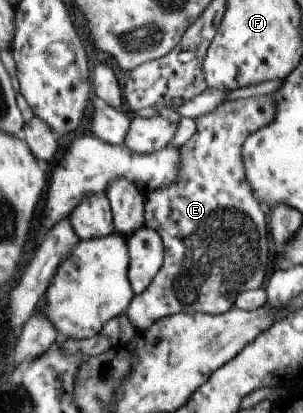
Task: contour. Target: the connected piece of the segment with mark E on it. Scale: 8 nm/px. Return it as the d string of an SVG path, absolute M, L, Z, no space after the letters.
M255 95L244 99L229 100L219 104L213 112L195 118L195 120L193 120L193 122L195 122L195 132L193 132L193 136L191 136L185 144L181 144L181 146L177 147L177 152L179 152L179 172L177 172L177 178L175 178L169 186L157 188L157 190L149 192L145 197L144 212L146 214L146 220L144 224L157 232L163 243L164 254L162 260L163 264L159 267L157 274L155 274L151 282L147 285L147 288L145 288L141 294L133 295L133 298L131 298L127 306L126 314L128 320L136 331L147 330L153 322L178 312L203 312L210 315L223 314L234 306L233 302L237 294L249 289L257 289L264 283L265 272L267 272L267 268L269 268L269 253L271 251L268 248L269 233L267 232L267 226L265 226L265 210L254 198L251 188L249 188L249 184L247 184L247 180L245 180L245 172L243 172L241 160L241 147L243 146L243 142L245 142L246 136L255 132L258 128L273 122L273 114L275 114L274 100L275 99L271 98L269 95Z

